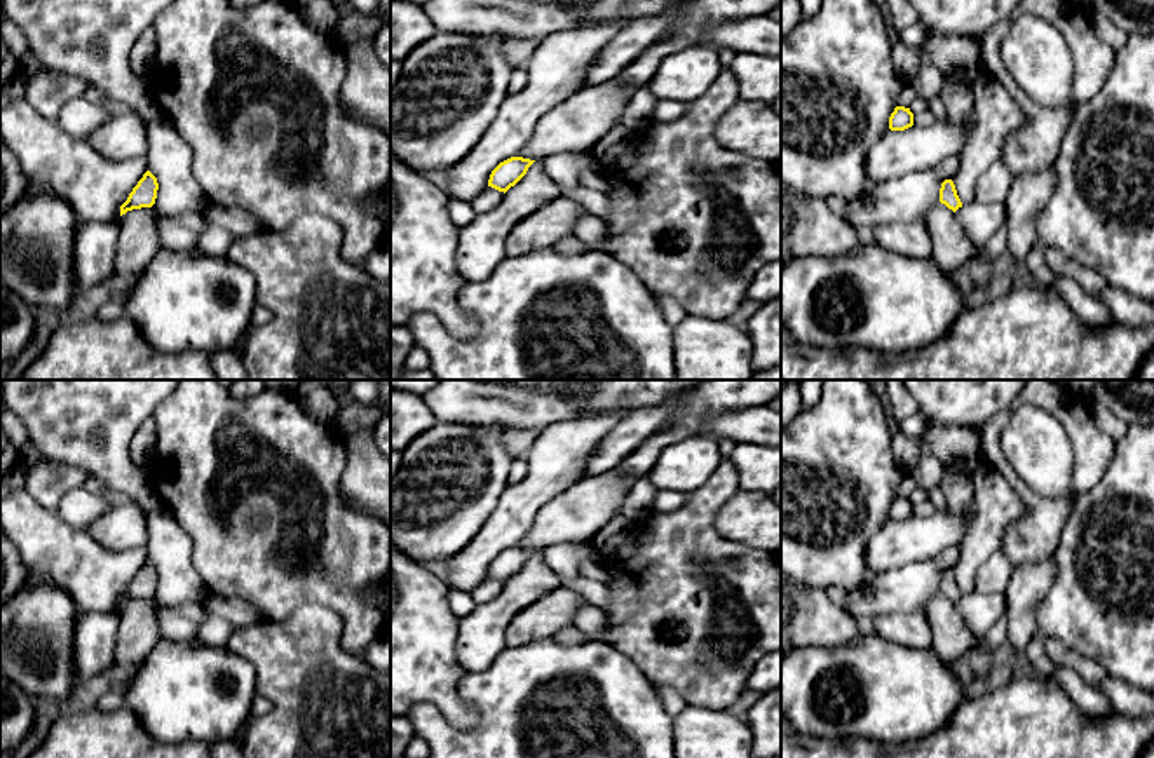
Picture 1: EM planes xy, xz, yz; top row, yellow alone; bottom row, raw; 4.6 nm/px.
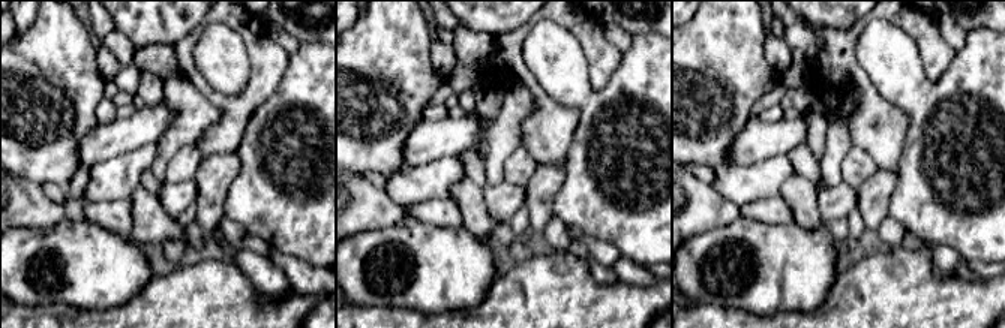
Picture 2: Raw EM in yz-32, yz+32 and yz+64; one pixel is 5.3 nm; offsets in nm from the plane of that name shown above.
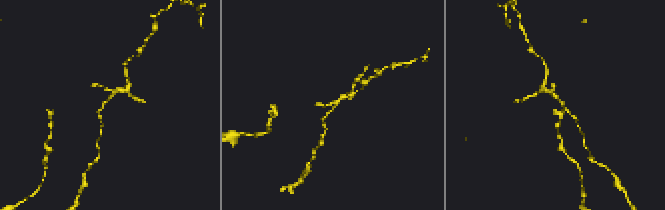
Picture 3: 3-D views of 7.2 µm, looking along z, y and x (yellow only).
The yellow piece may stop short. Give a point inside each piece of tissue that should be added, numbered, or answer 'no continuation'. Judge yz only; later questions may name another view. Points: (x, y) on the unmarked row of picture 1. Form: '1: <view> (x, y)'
no continuation

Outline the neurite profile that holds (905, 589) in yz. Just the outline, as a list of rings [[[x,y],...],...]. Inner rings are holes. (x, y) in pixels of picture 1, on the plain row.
[[[948,547],[933,559],[906,563],[879,575],[847,592],[847,612],[859,617],[924,612],[927,601],[940,592],[945,570],[955,570],[959,549]]]

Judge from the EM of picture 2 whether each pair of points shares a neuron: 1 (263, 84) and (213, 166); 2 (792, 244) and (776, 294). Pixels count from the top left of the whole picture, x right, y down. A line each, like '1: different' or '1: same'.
1: different
2: same

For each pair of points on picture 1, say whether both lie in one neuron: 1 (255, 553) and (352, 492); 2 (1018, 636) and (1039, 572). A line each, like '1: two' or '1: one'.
1: two
2: one

